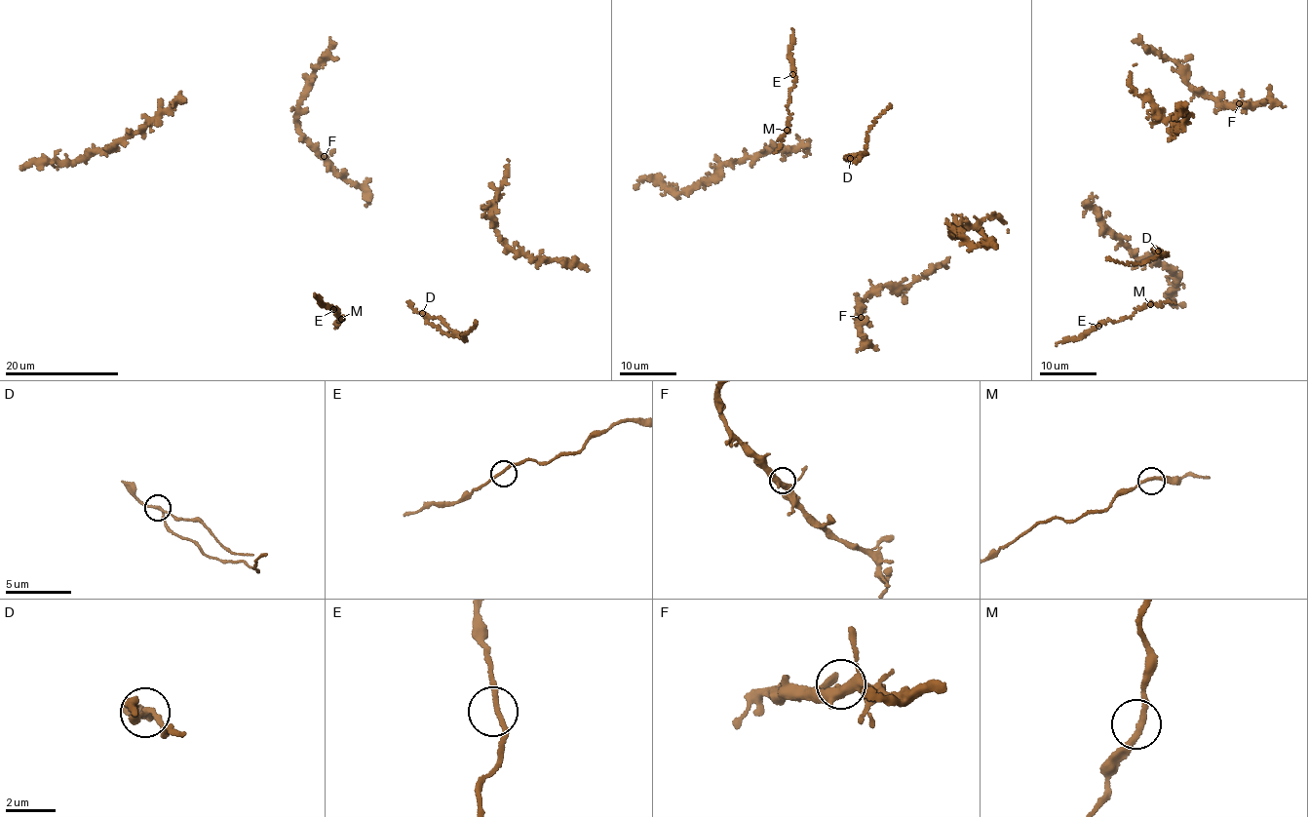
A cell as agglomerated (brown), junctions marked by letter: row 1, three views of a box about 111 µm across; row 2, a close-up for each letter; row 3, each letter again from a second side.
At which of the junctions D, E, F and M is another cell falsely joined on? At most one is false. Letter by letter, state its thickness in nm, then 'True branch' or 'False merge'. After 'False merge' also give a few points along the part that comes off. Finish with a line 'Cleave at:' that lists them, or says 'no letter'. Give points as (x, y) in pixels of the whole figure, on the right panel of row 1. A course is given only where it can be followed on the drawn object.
D: Thickness 200 nm. False merge
E: Thickness 200 nm. True branch
F: Thickness 360 nm. True branch
M: Thickness 240 nm. True branch
Cleave at: D

